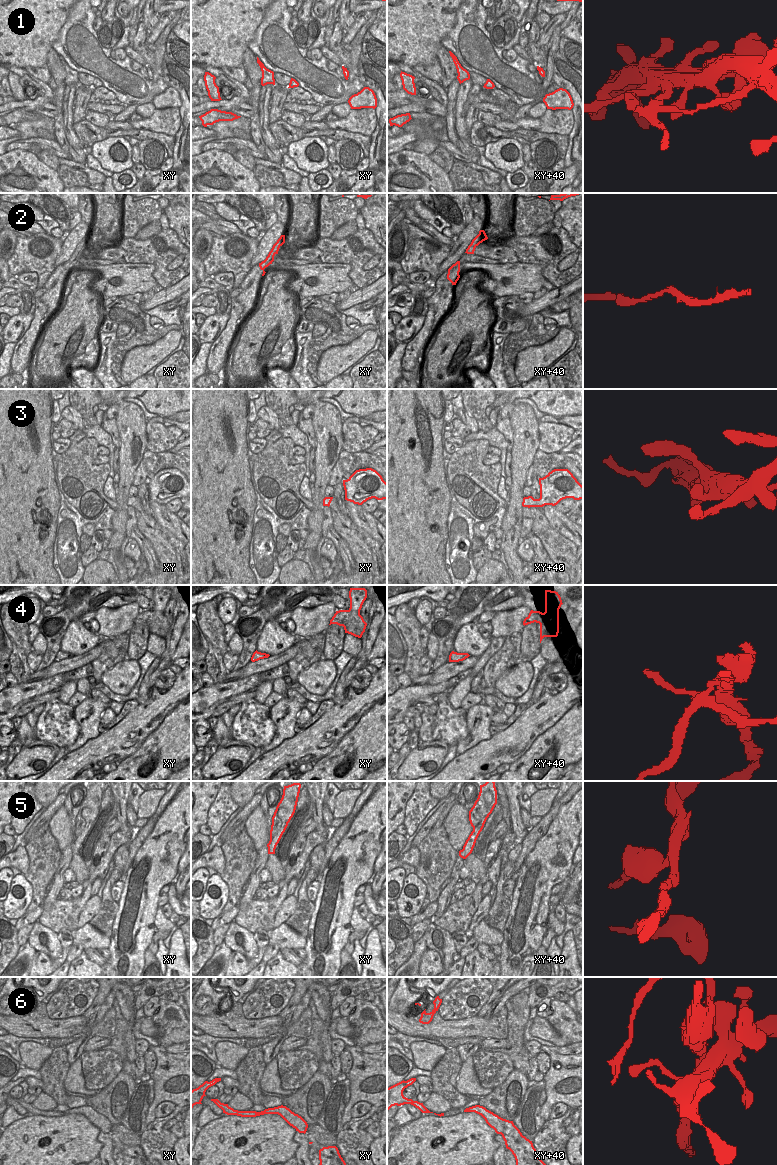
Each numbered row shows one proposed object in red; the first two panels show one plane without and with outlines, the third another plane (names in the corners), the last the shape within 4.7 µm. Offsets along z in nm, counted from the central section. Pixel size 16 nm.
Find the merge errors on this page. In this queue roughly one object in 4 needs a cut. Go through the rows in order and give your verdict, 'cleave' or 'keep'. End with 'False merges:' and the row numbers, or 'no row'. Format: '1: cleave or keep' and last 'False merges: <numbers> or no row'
1: cleave
2: keep
3: keep
4: cleave
5: cleave
6: cleave
False merges: 1, 4, 5, 6

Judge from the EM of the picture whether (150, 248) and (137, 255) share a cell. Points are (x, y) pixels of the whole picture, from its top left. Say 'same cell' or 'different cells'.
same cell

